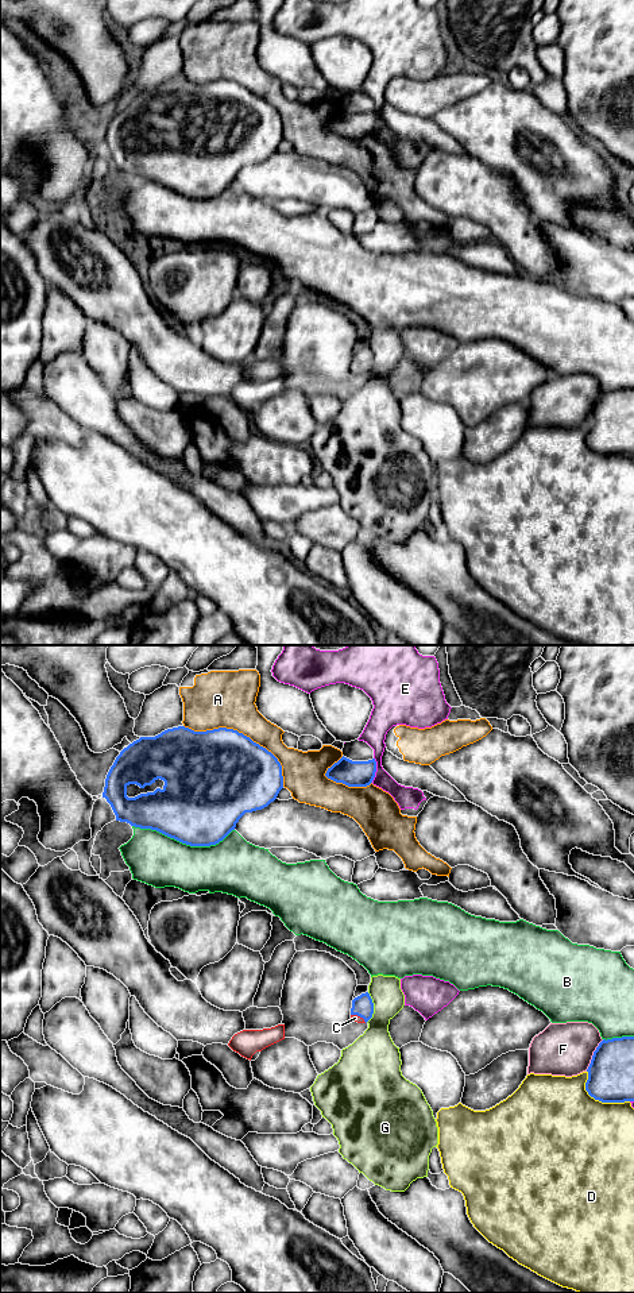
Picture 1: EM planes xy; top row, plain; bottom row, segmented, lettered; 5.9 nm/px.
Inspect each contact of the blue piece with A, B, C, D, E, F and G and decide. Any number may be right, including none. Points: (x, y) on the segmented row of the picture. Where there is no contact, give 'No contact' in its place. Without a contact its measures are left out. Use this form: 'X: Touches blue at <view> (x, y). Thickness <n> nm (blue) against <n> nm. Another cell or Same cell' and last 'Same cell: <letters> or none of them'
A: Touches blue at xy (243, 734). Thickness 500 nm (blue) against 340 nm. Another cell
B: Touches blue at xy (184, 842). Thickness 480 nm (blue) against 300 nm. Another cell
C: Touches blue at xy (359, 1015). Thickness 130 nm (blue) against 50 nm. Same cell
D: Touches blue at xy (598, 1099). Thickness 280 nm (blue) against 480 nm. Another cell
E: Touches blue at xy (375, 769). Thickness 160 nm (blue) against 140 nm. Another cell
F: Touches blue at xy (592, 1056). Thickness 280 nm (blue) against 320 nm. Another cell
G: Touches blue at xy (372, 1007). Thickness 130 nm (blue) against 220 nm. Another cell
Same cell: C

